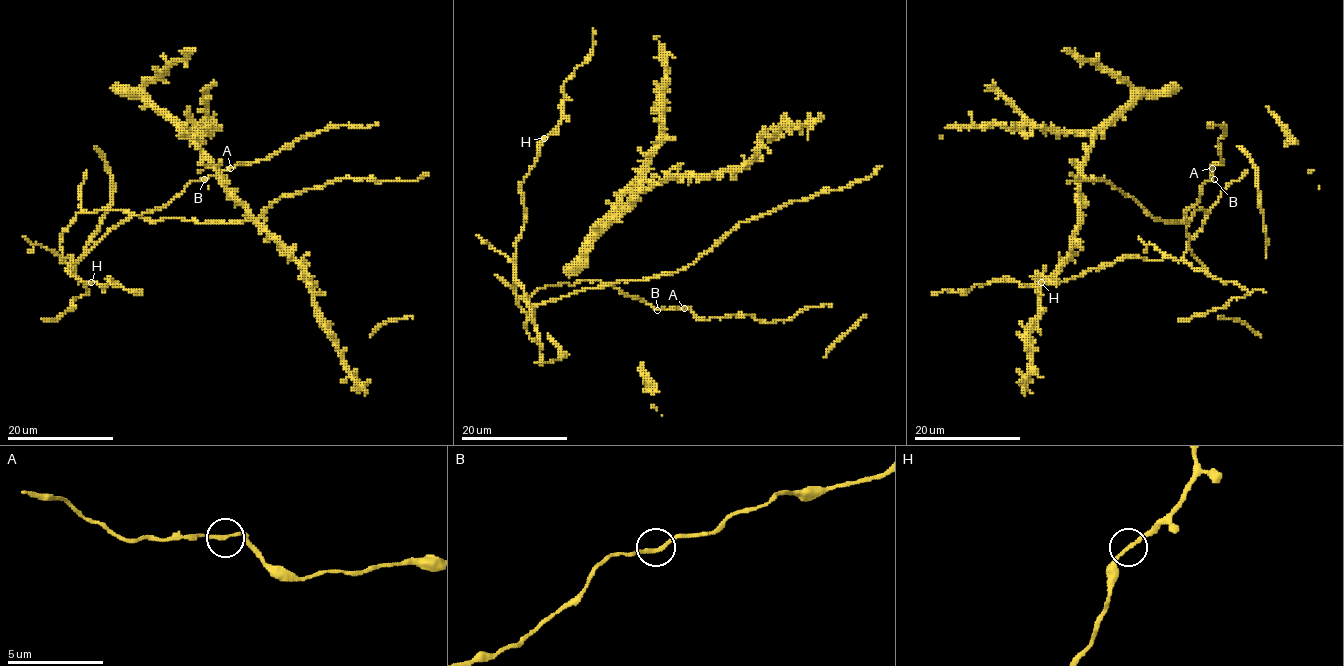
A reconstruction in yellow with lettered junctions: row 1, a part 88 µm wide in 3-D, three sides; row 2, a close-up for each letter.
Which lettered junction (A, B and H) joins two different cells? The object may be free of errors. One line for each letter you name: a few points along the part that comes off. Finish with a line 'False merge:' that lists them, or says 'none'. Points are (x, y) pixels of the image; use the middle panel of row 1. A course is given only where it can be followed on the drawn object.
False merge: none

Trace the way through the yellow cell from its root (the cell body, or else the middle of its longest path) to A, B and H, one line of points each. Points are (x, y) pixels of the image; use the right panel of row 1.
A: (1192, 215), (1202, 208), (1208, 212), (1183, 258), (1202, 269), (1190, 248), (1184, 213), (1212, 179), (1212, 168)
B: (1192, 215), (1208, 212), (1183, 258), (1202, 269), (1184, 213), (1214, 179)
H: (1192, 215), (1202, 208), (1208, 212), (1178, 261), (1171, 257), (1145, 260), (1126, 256), (1058, 283), (1041, 282)

